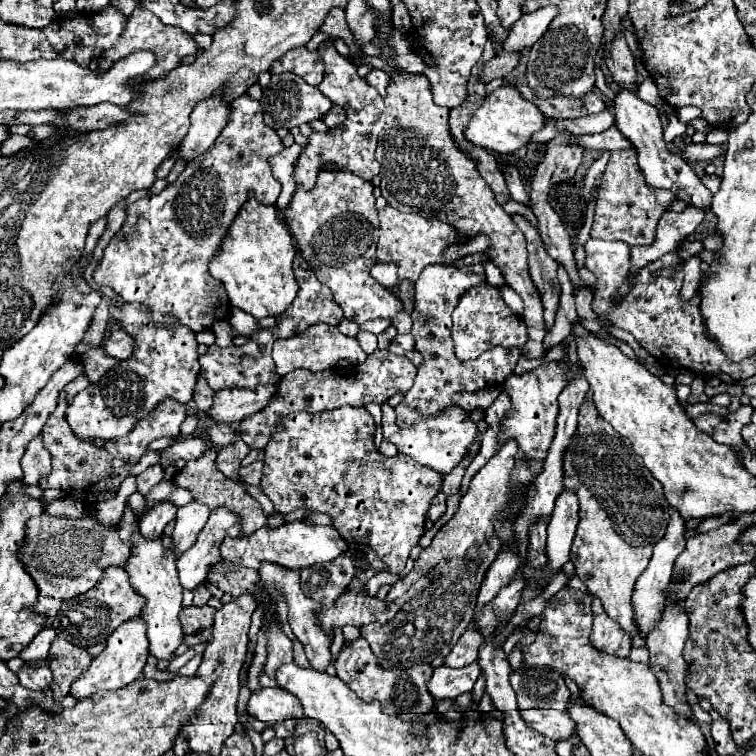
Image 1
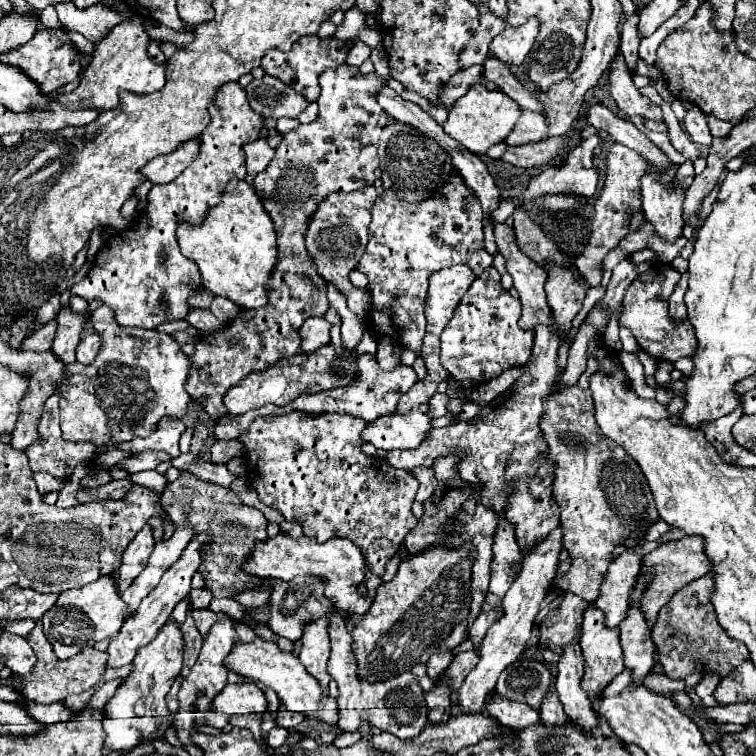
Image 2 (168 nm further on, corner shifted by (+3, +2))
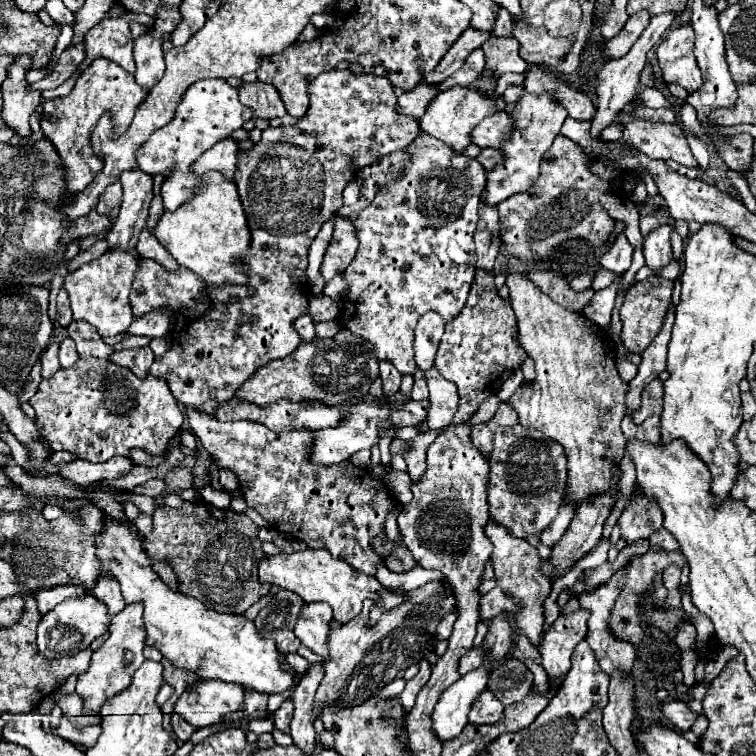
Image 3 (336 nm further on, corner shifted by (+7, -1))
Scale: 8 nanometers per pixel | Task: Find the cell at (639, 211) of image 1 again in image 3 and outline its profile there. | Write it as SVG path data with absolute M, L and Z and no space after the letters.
M594 274L574 276L574 278L570 280L570 286L572 286L574 290L586 290L586 288L590 288L590 286L592 286L592 280L594 280Z

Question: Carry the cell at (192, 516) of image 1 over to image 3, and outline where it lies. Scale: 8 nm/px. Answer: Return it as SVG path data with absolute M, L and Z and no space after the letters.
M140 602L126 604L124 610L112 614L108 632L110 632L108 640L92 656L92 668L88 668L88 672L84 676L78 676L76 692L84 698L86 714L96 714L108 698L112 698L116 692L128 688L132 674L144 662L142 650L146 646L146 632L144 632L144 620L142 620L142 604Z

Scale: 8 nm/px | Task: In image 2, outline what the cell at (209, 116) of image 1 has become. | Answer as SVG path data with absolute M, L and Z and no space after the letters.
M200 139L182 143L174 153L160 155L160 157L148 161L148 165L144 165L144 169L140 169L140 173L144 173L144 177L154 185L170 183L176 175L182 173L182 169L186 169L192 163L192 159L198 153L198 147L200 147Z

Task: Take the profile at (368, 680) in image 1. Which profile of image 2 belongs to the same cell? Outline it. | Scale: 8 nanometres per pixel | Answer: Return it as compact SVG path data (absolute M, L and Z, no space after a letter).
M328 611L328 635L330 635L330 661L328 673L338 683L338 729L344 733L356 733L362 723L370 723L380 731L392 733L398 739L412 739L416 737L426 721L426 703L424 691L418 685L418 677L410 671L402 673L400 677L382 681L382 683L366 683L360 681L356 675L356 661L352 655L352 635L344 625L344 617L338 611Z

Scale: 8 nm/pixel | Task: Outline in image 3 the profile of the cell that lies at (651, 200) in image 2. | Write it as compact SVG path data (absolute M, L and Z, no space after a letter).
M662 224L656 230L652 230L644 240L646 266L650 266L654 272L658 272L662 266L666 266L672 260L670 234L672 234L672 226Z

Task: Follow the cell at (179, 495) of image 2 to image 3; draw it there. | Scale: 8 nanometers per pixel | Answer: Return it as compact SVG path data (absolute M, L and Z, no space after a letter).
M196 500L184 504L180 508L160 506L156 508L154 516L154 530L144 540L144 550L154 556L156 560L168 560L172 570L178 576L180 592L202 600L206 608L212 608L216 612L228 612L228 614L244 614L258 598L268 594L270 586L258 582L258 562L264 558L260 538L258 538L258 526L242 512L234 512L232 508L216 508L214 504Z

